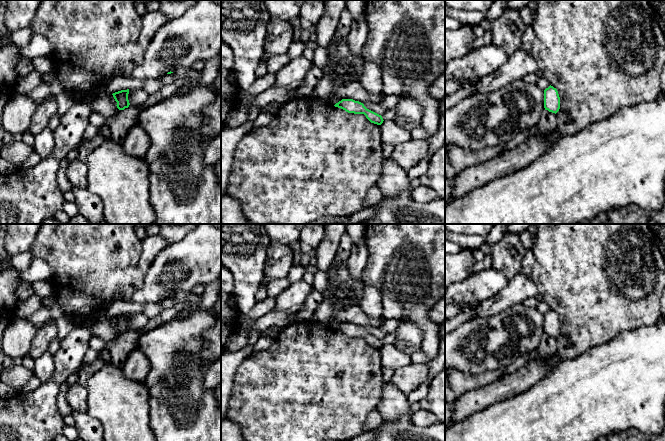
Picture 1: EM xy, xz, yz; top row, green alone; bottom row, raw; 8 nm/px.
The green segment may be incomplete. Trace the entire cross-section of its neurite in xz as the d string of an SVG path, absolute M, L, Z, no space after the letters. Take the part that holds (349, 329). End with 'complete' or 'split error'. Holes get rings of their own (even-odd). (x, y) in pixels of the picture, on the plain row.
M342 323L334 330L341 332L348 337L364 338L371 347L377 349L381 349L384 345L381 339L367 333L363 327L353 323Z; complete

